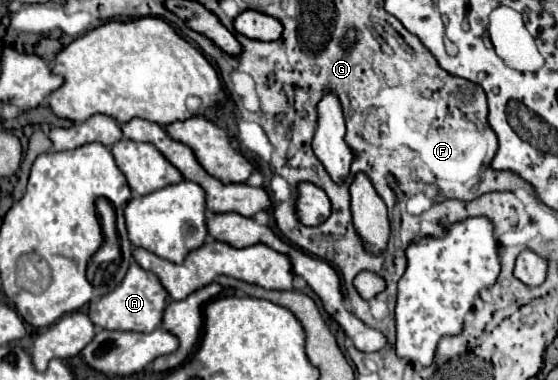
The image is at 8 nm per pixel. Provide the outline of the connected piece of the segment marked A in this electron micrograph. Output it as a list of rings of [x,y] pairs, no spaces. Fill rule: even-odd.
[[[133,261],[125,279],[121,281],[121,285],[115,291],[103,295],[101,299],[91,301],[87,315],[91,317],[91,323],[101,329],[151,333],[161,325],[161,317],[163,317],[163,309],[167,307],[167,301],[169,301],[169,295],[163,289],[163,285],[159,283],[159,279],[155,277],[155,273],[141,269]]]

